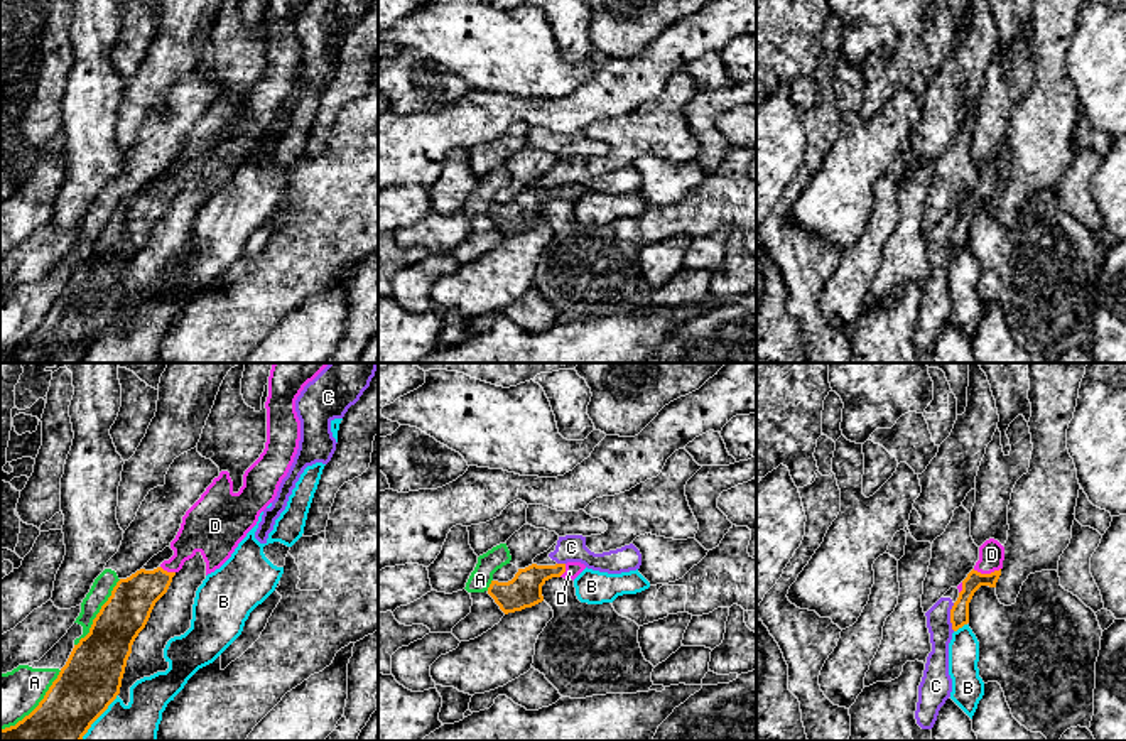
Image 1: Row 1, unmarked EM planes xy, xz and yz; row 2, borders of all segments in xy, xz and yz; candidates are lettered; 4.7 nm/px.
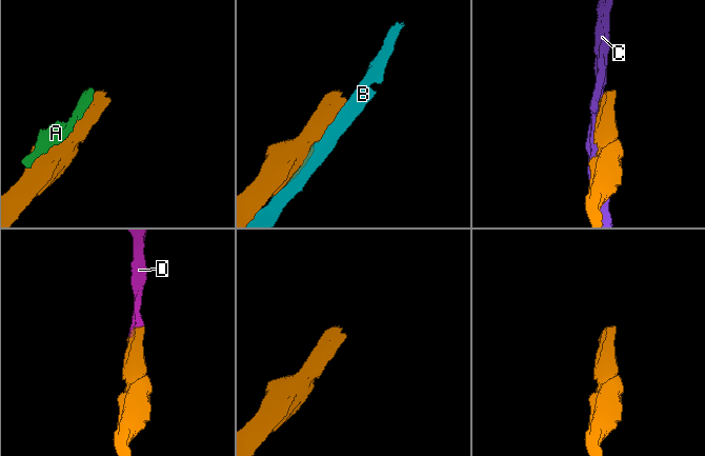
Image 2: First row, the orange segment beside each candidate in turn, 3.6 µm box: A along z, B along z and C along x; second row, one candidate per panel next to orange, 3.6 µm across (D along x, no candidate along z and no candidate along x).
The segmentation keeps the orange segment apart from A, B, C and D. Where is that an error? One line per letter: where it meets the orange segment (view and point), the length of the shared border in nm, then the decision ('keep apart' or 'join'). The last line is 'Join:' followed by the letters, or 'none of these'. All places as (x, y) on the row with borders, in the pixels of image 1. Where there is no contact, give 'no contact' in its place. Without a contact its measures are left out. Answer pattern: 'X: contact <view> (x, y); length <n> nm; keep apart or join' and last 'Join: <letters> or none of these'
A: contact xy (37, 706); length 400 nm; keep apart
B: contact yz (959, 627); length 80 nm; keep apart
C: contact yz (951, 616); length 140 nm; keep apart
D: contact yz (986, 574); length 140 nm; join
Join: D

